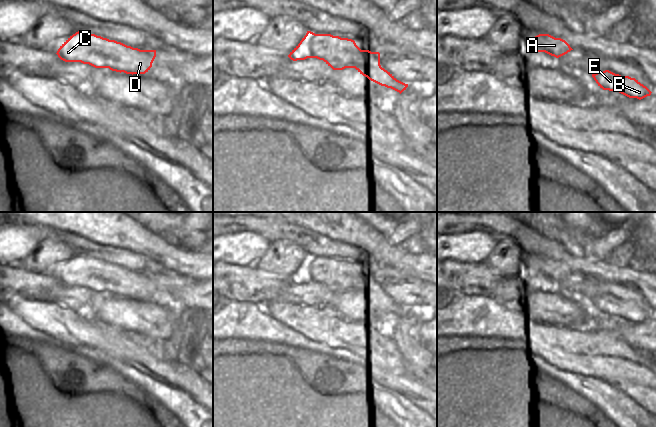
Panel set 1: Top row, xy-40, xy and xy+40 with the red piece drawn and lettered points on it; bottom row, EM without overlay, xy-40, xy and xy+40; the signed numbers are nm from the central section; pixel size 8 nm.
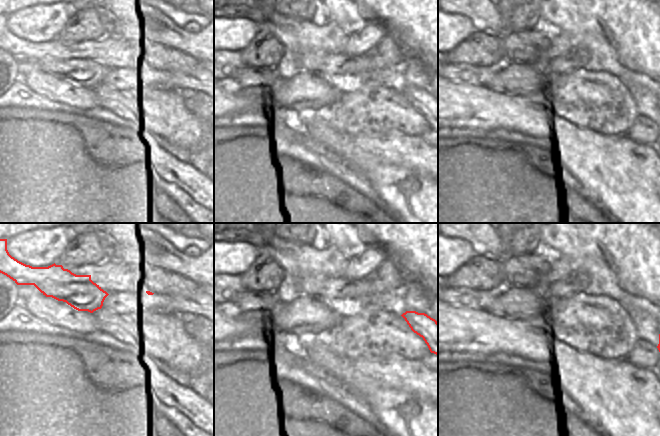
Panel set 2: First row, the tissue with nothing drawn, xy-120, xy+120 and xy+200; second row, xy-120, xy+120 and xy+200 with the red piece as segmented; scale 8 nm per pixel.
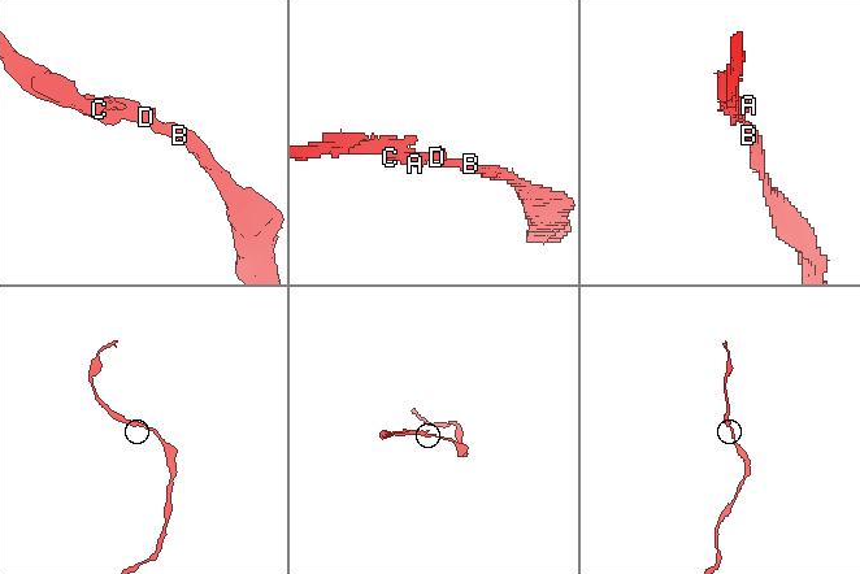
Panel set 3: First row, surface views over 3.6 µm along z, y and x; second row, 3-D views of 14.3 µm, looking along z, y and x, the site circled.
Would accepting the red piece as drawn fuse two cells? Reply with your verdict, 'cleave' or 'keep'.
keep

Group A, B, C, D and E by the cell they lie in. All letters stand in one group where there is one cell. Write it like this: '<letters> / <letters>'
A B C D E

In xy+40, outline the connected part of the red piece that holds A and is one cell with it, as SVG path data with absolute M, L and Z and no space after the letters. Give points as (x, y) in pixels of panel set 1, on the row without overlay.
M539 258L532 263L532 271L535 276L545 276L559 282L571 274L570 269L561 262L555 262L549 258Z

